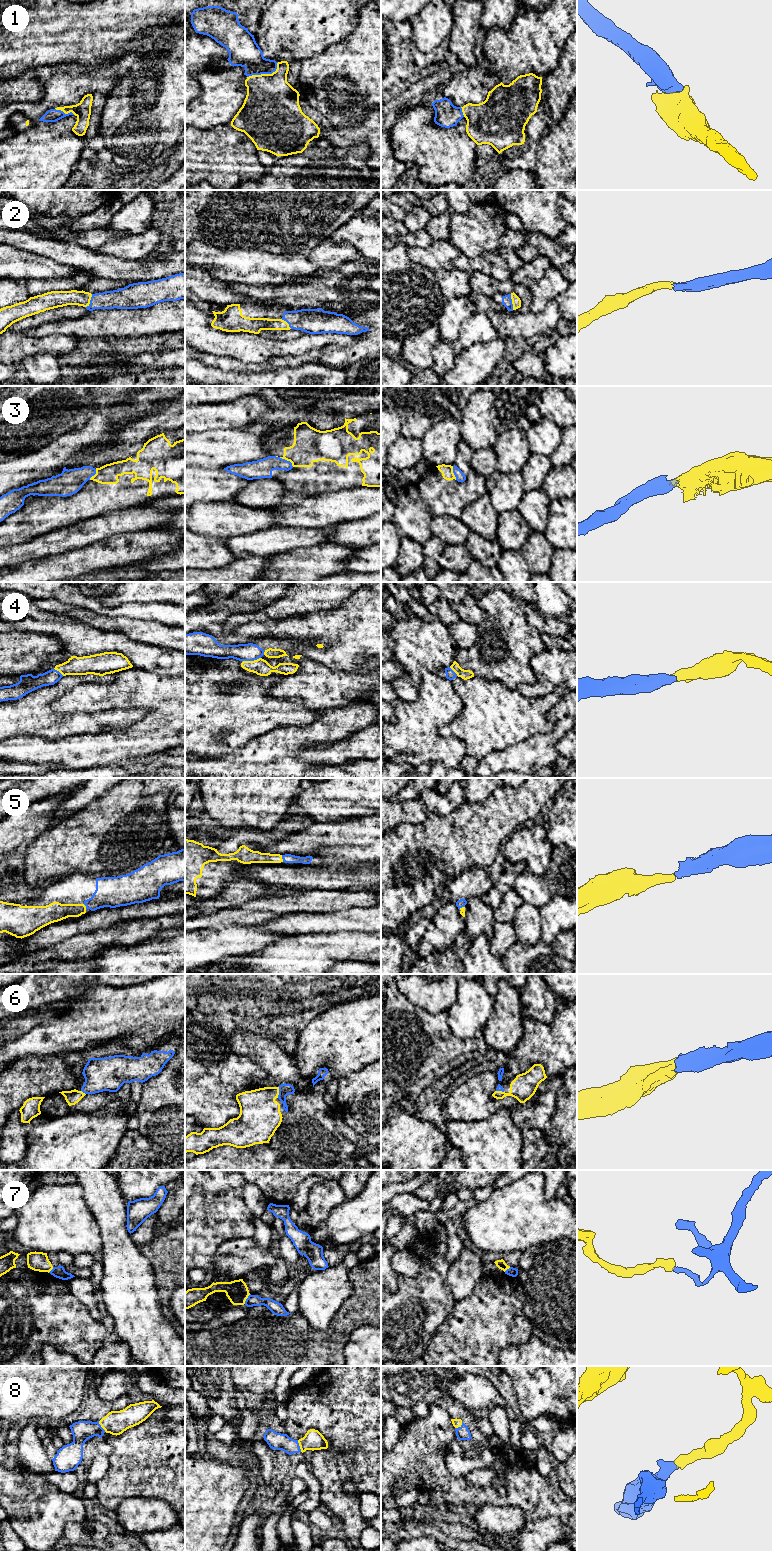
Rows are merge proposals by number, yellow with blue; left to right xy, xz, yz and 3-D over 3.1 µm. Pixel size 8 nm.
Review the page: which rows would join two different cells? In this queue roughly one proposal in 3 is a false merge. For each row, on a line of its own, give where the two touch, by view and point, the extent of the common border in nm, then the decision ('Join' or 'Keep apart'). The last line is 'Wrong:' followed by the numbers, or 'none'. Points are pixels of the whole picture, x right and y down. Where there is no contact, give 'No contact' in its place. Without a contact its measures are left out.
1: Touches yellow at xz (265, 74). Shared border 280 nm. Join
2: Touches yellow at yz (512, 302). Shared border 130 nm. Join
3: Touches yellow at xz (287, 460). Shared border 140 nm. Keep apart
4: Touches yellow at xz (251, 661). Shared border 150 nm. Join
5: Touches yellow at xz (281, 858). Shared border 60 nm. Join
6: Touches yellow at xz (278, 1092). Shared border 90 nm. Join
7: Touches yellow at xz (246, 1298). Shared border 90 nm. Keep apart
8: Touches yellow at xz (300, 1446). Shared border 100 nm. Join
Wrong: 3, 7

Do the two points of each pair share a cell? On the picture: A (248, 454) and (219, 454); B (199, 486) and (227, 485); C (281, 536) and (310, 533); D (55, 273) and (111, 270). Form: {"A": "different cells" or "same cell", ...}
{"A": "same cell", "B": "same cell", "C": "same cell", "D": "different cells"}

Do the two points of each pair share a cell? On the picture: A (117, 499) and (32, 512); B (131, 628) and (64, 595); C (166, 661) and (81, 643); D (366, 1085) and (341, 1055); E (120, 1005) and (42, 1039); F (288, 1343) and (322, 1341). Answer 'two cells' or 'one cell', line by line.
A: one cell
B: two cells
C: one cell
D: two cells
E: one cell
F: one cell

